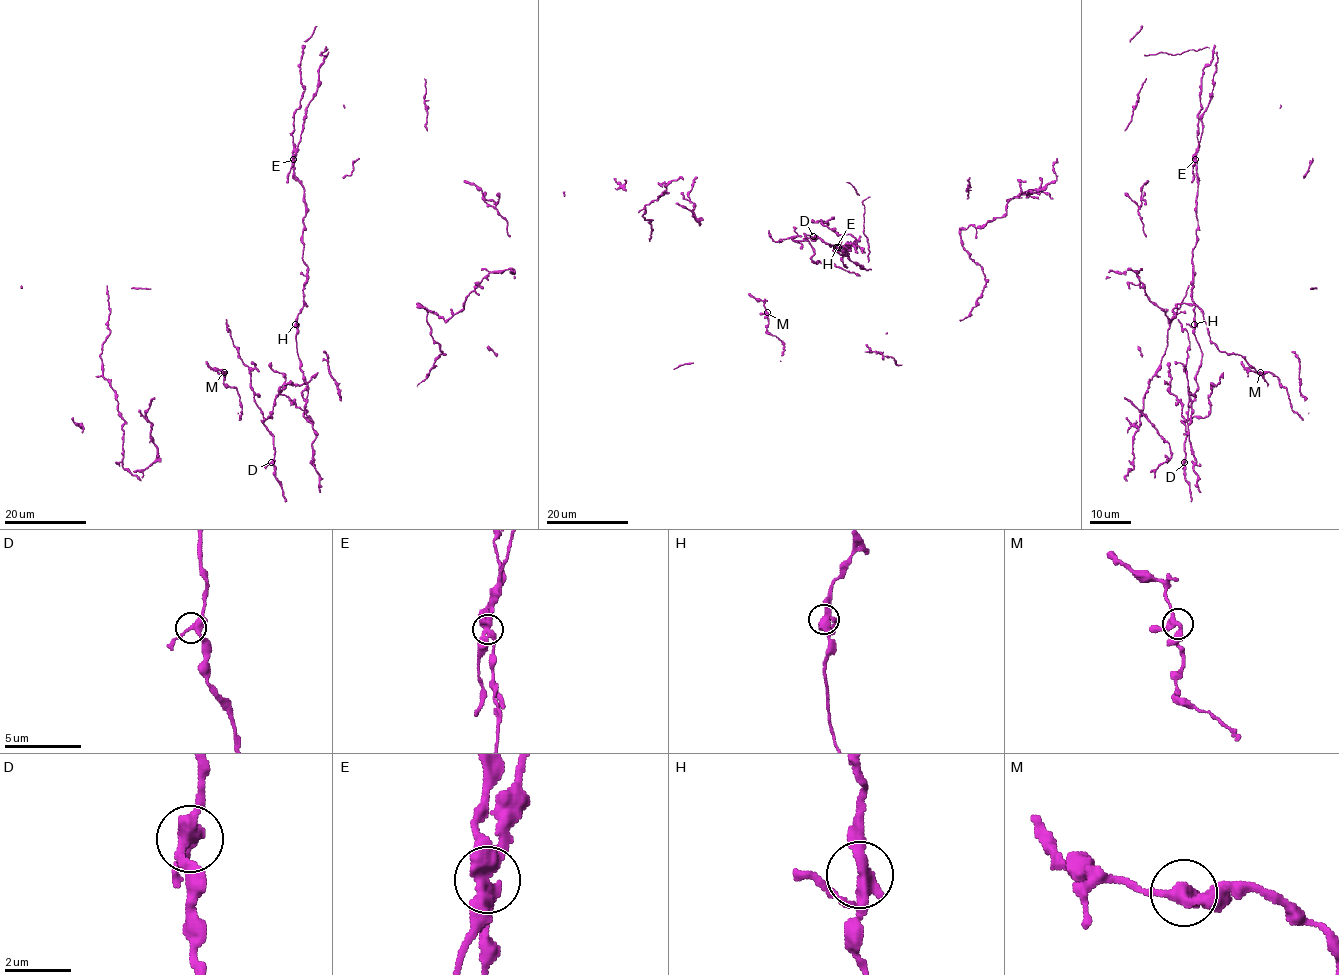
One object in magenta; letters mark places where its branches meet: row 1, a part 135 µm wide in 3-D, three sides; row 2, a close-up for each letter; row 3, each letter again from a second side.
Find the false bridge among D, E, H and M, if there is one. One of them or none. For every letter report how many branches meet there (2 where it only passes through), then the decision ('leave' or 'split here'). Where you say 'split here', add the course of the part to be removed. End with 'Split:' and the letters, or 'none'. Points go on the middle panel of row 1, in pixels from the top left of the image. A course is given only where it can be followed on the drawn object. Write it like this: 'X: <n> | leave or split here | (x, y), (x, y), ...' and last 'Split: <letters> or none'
D: 3 | leave
E: 3 | split here
H: 3 | leave
M: 3 | leave
Split: E

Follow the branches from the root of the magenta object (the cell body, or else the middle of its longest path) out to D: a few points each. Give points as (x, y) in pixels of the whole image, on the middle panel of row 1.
D: (823, 264), (811, 259), (813, 248), (806, 237), (817, 237), (813, 236)

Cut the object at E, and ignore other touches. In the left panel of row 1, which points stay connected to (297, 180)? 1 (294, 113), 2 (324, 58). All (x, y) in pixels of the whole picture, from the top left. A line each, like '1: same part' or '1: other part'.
1: same part
2: other part

